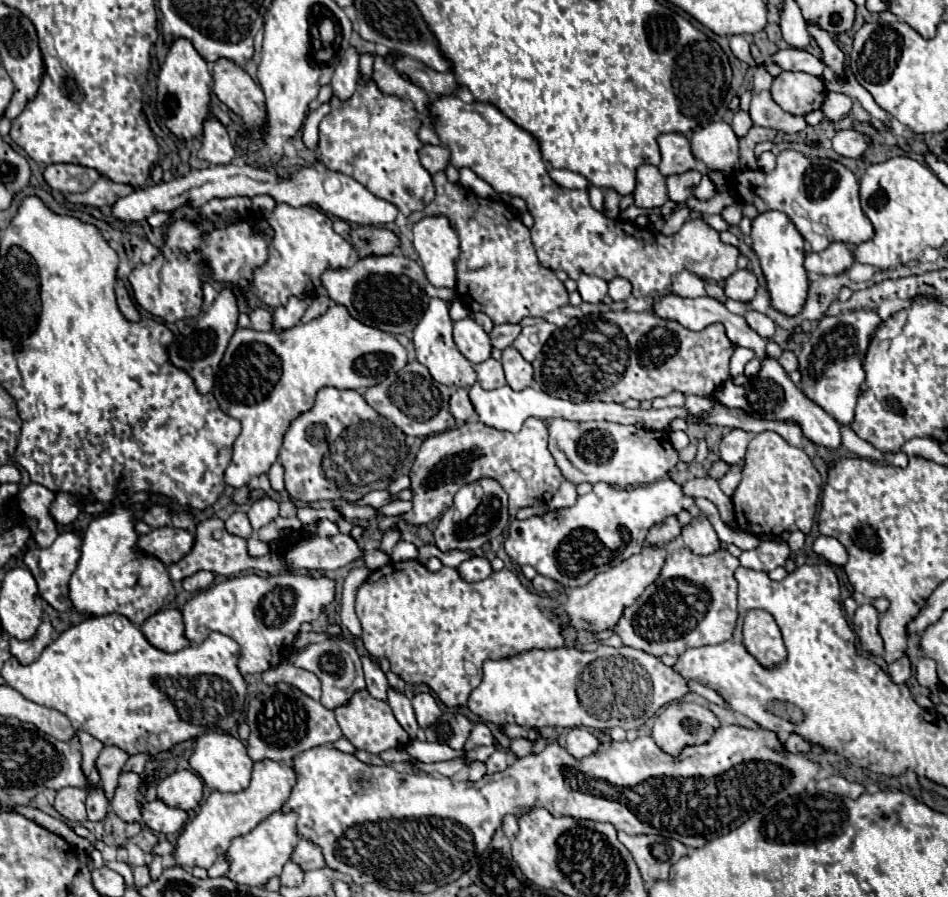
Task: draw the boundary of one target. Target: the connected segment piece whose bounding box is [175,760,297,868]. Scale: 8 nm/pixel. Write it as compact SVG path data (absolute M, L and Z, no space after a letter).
M275 760L255 762L251 786L247 790L237 794L225 794L225 792L209 794L199 814L193 820L189 820L181 830L179 840L175 844L175 862L183 868L193 868L193 866L209 868L219 854L227 852L233 838L251 832L261 820L281 810L295 782L297 782L297 772L289 764L281 764Z

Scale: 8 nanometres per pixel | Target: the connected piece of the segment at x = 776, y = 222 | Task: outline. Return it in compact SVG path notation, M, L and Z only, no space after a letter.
M767 212L767 214L759 214L753 220L751 238L753 238L753 250L761 262L761 270L767 282L771 306L785 316L797 316L803 310L803 304L807 300L807 290L809 290L807 270L803 268L803 258L805 258L803 236L795 230L795 226L791 226L791 220L785 214Z

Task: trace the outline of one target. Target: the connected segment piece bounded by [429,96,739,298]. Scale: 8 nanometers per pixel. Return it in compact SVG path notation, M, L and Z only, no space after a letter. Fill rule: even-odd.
M439 96L429 102L429 116L435 118L433 130L439 136L441 144L451 152L451 164L455 168L471 168L479 178L489 182L497 192L519 196L527 202L527 208L535 220L531 228L531 240L535 246L535 254L541 266L549 270L565 270L571 280L577 280L581 272L603 278L605 282L613 278L625 278L633 286L633 296L641 298L655 290L665 290L671 286L671 274L679 270L691 270L703 280L723 282L737 270L739 250L731 244L723 244L719 232L707 226L701 218L687 220L683 228L673 236L663 236L661 232L651 232L647 228L639 228L635 222L627 220L611 220L603 212L595 210L589 204L587 190L569 190L555 184L547 174L547 164L539 158L539 146L535 146L535 138L525 130L519 130L507 116L503 116L495 106L483 102L463 102L457 96Z

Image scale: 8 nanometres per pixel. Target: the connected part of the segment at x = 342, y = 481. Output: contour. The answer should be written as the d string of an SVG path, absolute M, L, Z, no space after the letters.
M323 388L317 392L313 408L299 414L285 432L283 446L279 450L279 462L285 468L285 488L291 494L291 498L307 504L337 498L355 502L363 494L371 490L385 490L391 484L395 468L399 466L401 450L407 450L405 434L393 422L387 422L387 418L375 414L375 410L371 410L371 406L363 402L361 392Z

